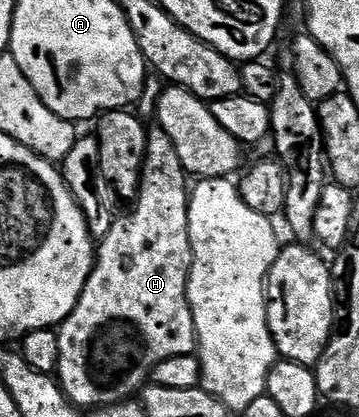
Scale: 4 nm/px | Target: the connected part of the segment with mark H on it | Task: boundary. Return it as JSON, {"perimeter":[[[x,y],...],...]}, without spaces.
{"perimeter":[[[158,125],[148,131],[146,153],[144,154],[144,168],[140,174],[140,191],[129,215],[121,214],[110,225],[110,233],[99,240],[96,249],[96,264],[92,266],[90,277],[78,297],[78,305],[74,305],[74,313],[66,317],[66,321],[58,328],[58,353],[61,357],[72,355],[72,363],[80,367],[80,383],[84,387],[136,387],[140,389],[149,382],[150,372],[166,357],[182,357],[193,354],[197,350],[196,326],[192,310],[188,304],[188,274],[192,268],[192,246],[190,245],[190,229],[188,228],[188,197],[190,194],[190,179],[186,174],[182,161],[178,157],[178,149],[174,149],[174,141],[170,141],[168,134]]]}

